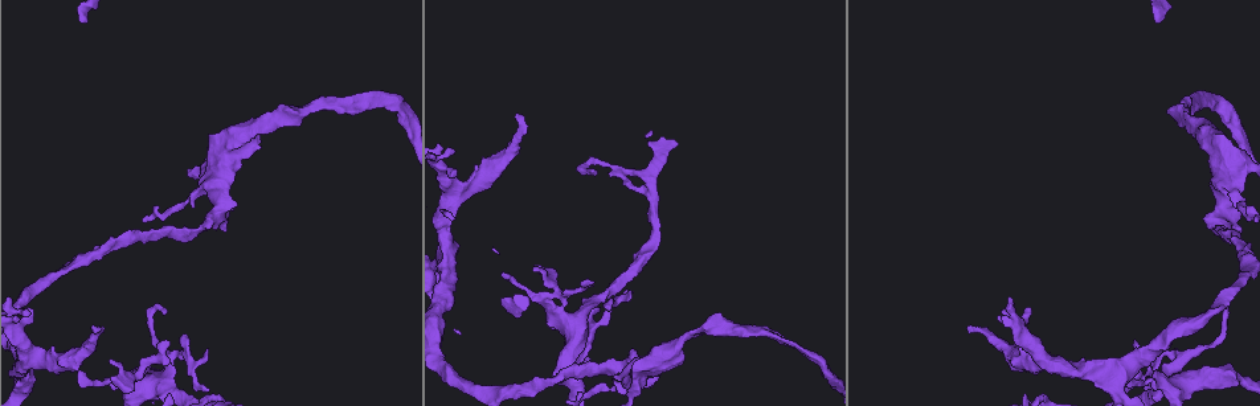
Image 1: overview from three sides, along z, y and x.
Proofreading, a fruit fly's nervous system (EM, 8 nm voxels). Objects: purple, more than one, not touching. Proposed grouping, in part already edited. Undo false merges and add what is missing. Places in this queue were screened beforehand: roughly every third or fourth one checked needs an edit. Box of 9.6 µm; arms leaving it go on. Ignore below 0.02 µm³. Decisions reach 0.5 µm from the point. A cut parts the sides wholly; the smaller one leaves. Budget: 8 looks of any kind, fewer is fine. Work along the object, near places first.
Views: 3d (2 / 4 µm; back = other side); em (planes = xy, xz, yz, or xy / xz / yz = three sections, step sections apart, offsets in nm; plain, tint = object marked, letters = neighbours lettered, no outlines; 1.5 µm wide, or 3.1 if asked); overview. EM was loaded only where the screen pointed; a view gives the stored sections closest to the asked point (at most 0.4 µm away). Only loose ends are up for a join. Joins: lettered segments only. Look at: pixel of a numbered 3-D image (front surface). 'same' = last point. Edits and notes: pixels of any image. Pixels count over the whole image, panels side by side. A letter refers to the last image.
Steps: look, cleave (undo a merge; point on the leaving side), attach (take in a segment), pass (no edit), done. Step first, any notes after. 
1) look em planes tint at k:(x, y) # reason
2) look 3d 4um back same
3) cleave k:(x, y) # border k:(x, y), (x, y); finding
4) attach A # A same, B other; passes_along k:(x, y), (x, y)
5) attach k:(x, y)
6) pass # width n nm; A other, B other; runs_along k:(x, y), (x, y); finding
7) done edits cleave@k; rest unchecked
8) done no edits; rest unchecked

look em xy step 4 letters at 1:(553, 270) # branch stops here

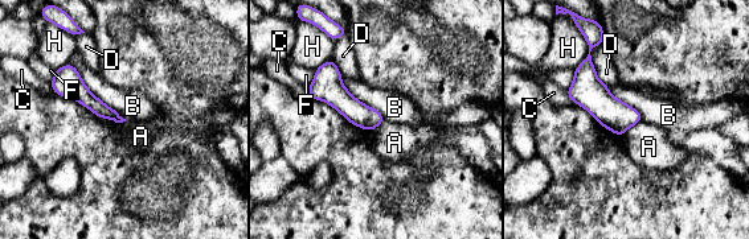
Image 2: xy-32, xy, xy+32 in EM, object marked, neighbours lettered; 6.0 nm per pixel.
pass # longest_contact B 480 nm; A other, B other, C other, D other, F other, H other; no lettered segment goes on from it

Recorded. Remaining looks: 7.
look 3d 4um back at 1:(594, 169) # free end

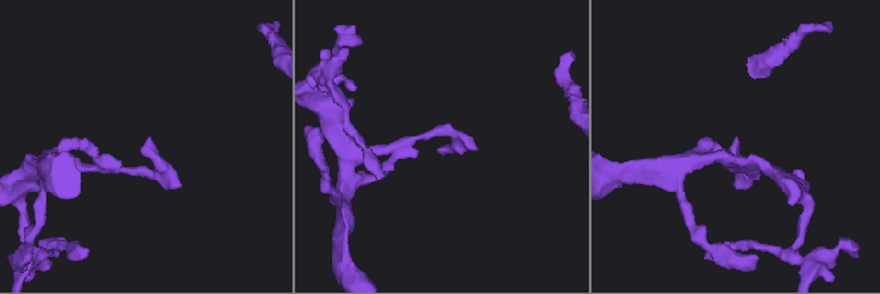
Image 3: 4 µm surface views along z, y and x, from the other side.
look em planes plain at 3:(737, 139) # need the tissue

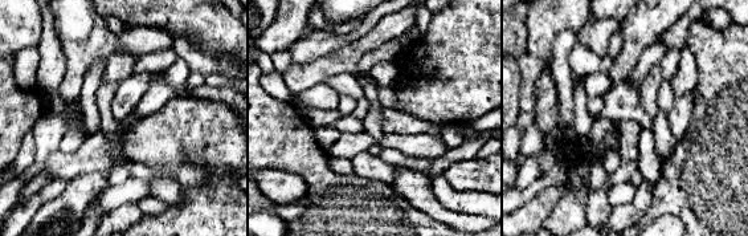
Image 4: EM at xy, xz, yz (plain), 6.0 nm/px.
look em planes letters same

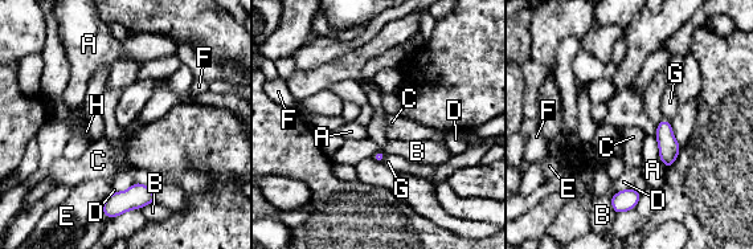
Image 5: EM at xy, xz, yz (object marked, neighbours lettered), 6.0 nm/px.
pass # longest_contact A 200 nm; A other, B other, C other, D other, E other, F other, G other, H other; none of them fits

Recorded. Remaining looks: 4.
look 3d 2um at 1:(631, 295) # free end

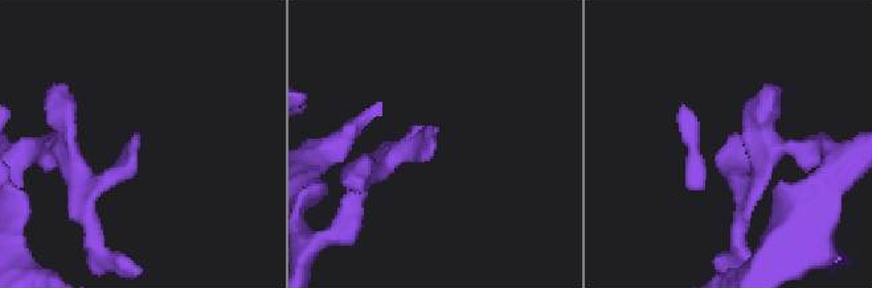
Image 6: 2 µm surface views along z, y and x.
look em planes letters at 6:(737, 134)

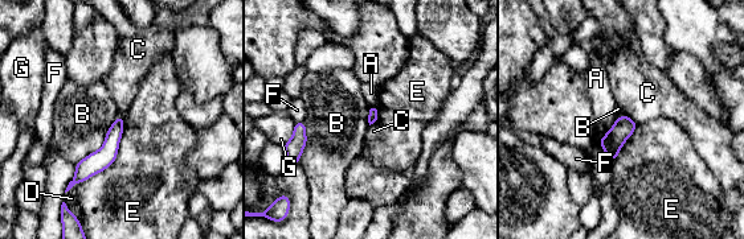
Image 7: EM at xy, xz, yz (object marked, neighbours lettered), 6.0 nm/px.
pass # A other, B other, C other, D other, E other, F other, G other; runs_along 7:(119, 119), (111, 144), (77, 178); none of them fits

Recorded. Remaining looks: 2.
done no edits; rest unchecked

